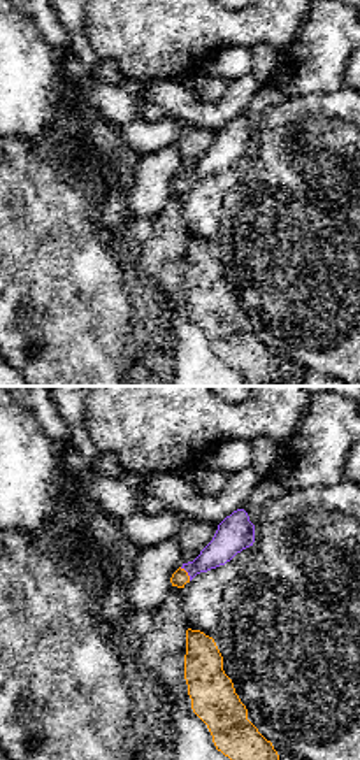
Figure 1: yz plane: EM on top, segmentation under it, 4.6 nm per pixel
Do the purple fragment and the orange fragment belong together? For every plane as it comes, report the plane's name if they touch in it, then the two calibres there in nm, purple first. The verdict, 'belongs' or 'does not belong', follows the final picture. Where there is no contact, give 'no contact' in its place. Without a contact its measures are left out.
contact in yz; calibres 140 and 80 nm

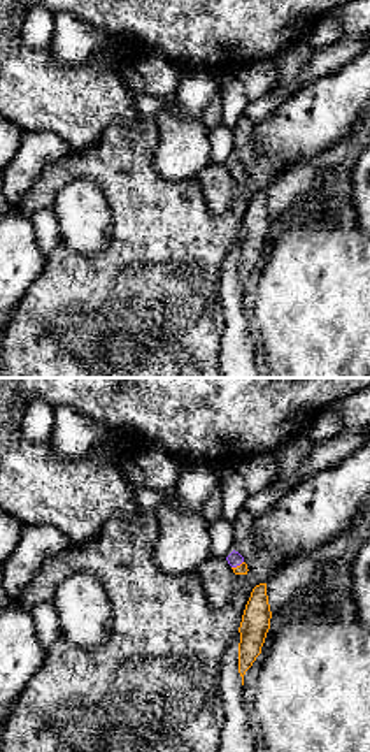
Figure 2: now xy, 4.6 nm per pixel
contact in xy; calibres 70 and 50 nm

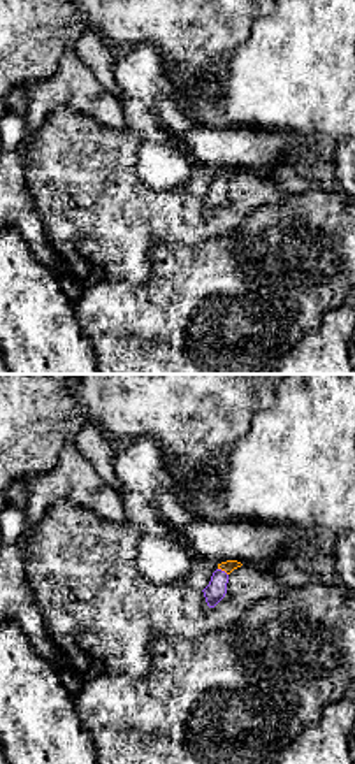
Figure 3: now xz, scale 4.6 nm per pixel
contact in xz; calibres 90 and 60 nm

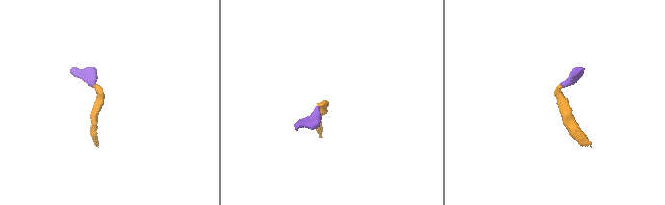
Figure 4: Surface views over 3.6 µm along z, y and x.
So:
belongs

